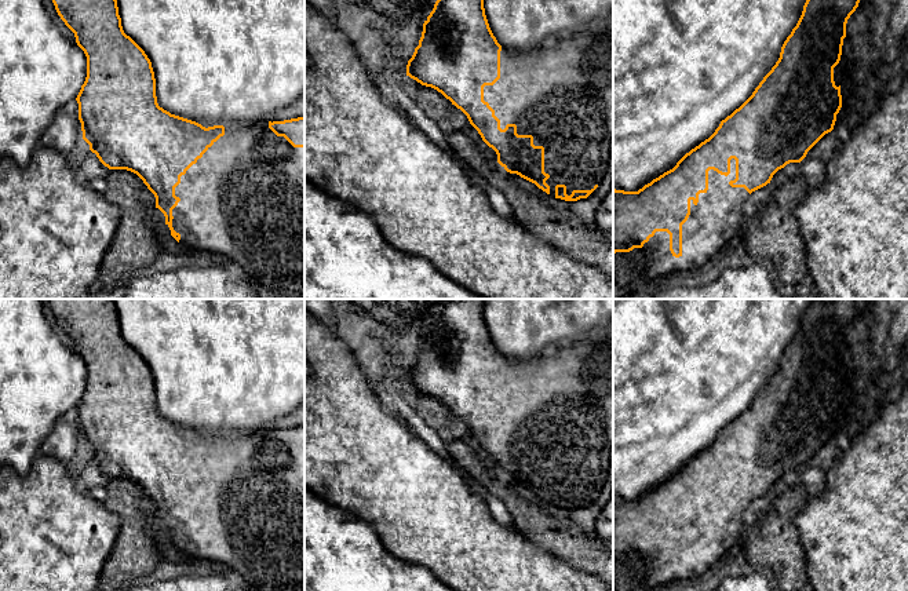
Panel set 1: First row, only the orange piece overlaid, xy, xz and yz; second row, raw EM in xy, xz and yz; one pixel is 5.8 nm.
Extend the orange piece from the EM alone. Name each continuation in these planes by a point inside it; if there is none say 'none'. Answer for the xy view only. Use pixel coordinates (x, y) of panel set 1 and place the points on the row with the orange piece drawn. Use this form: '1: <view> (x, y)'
1: xy (244, 200)

